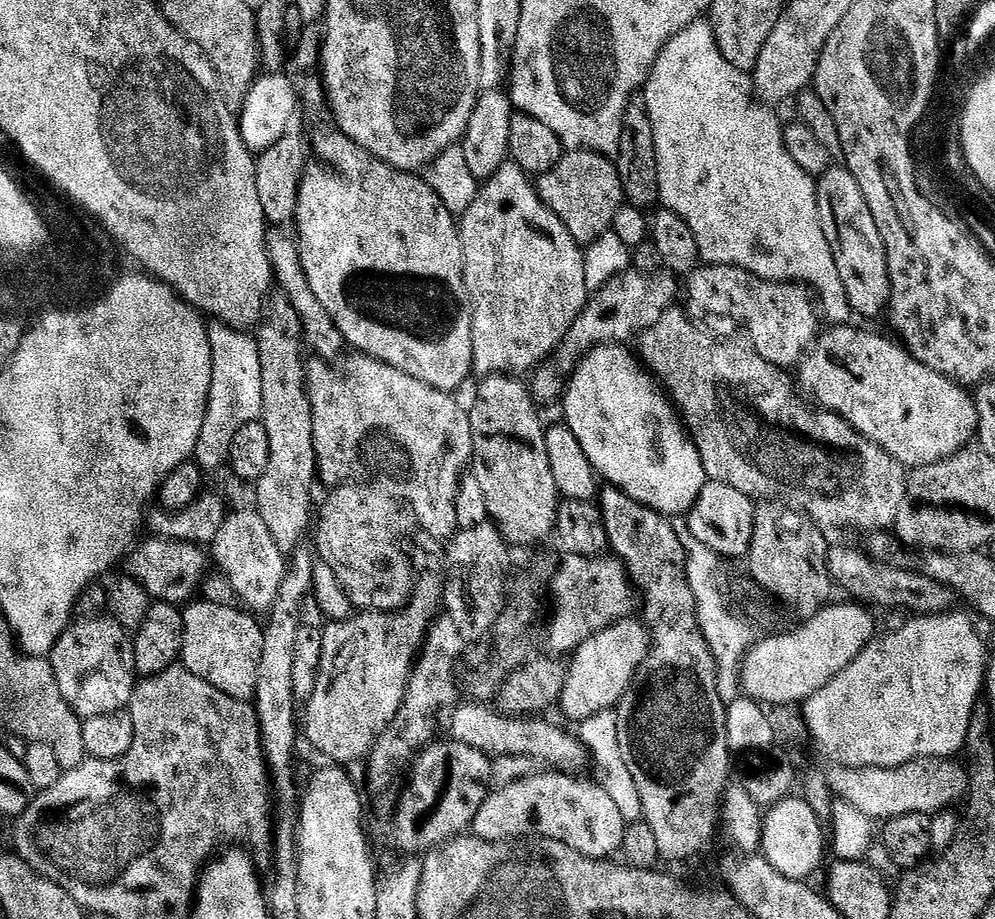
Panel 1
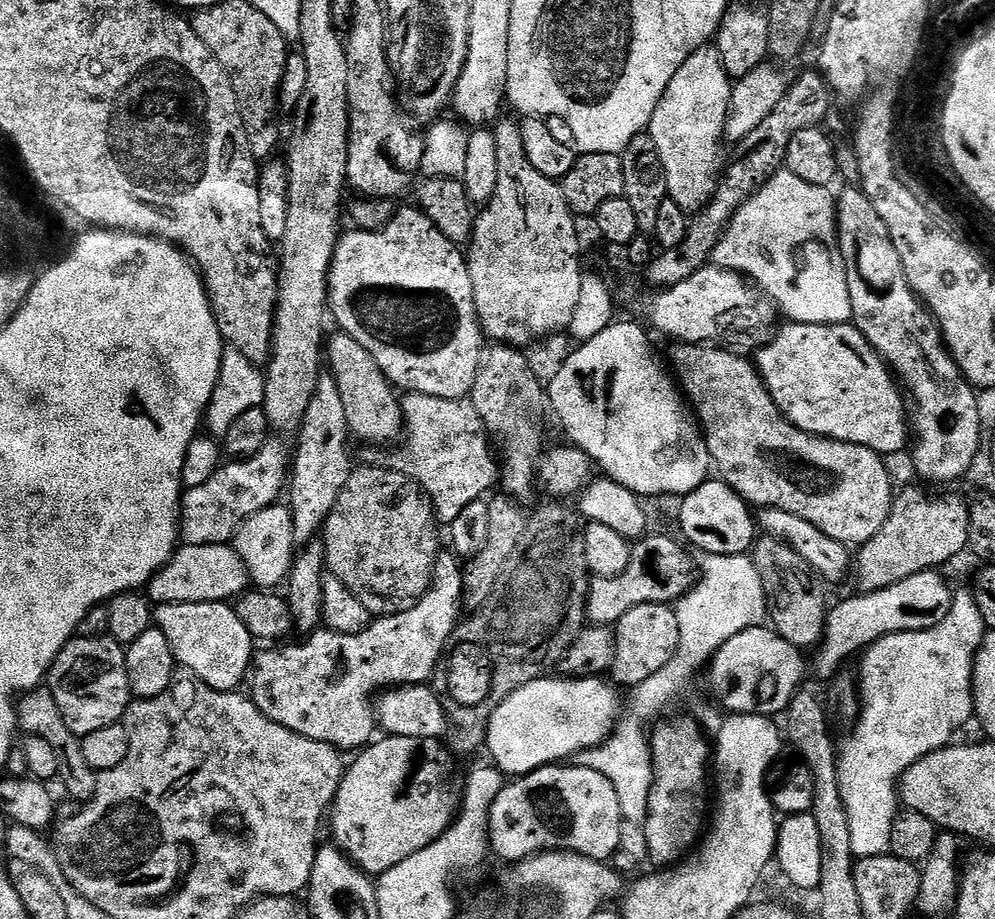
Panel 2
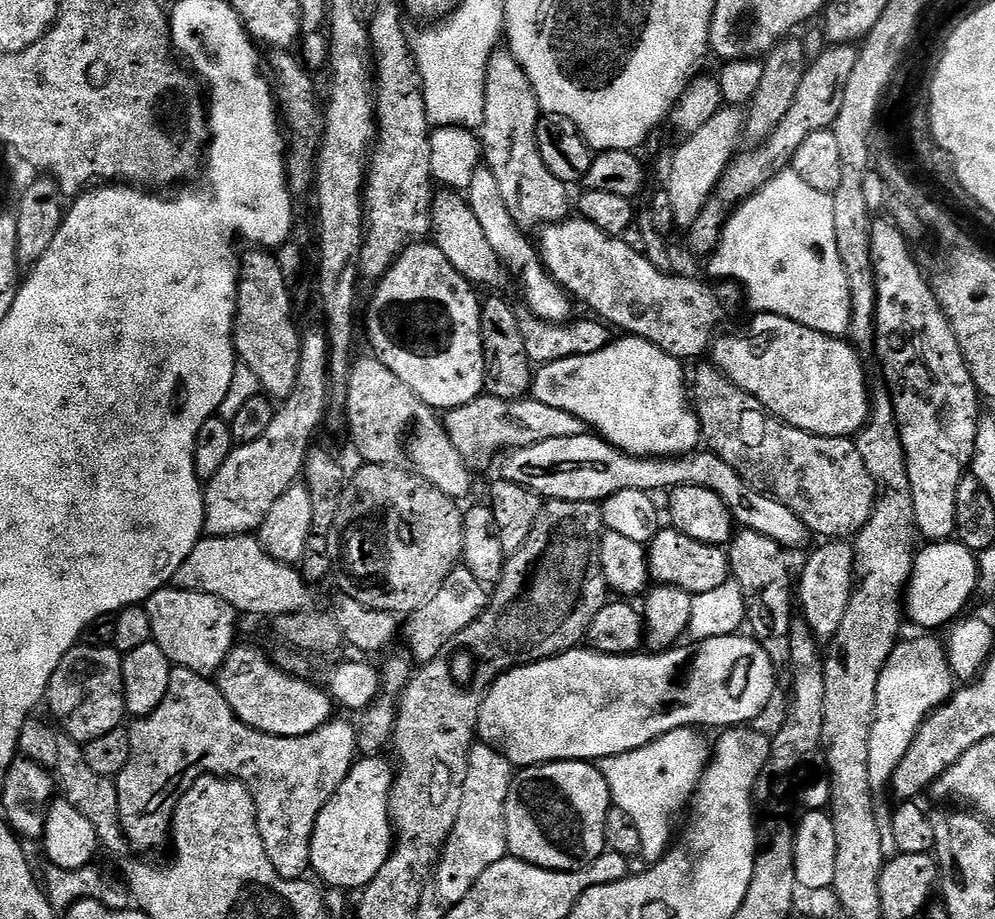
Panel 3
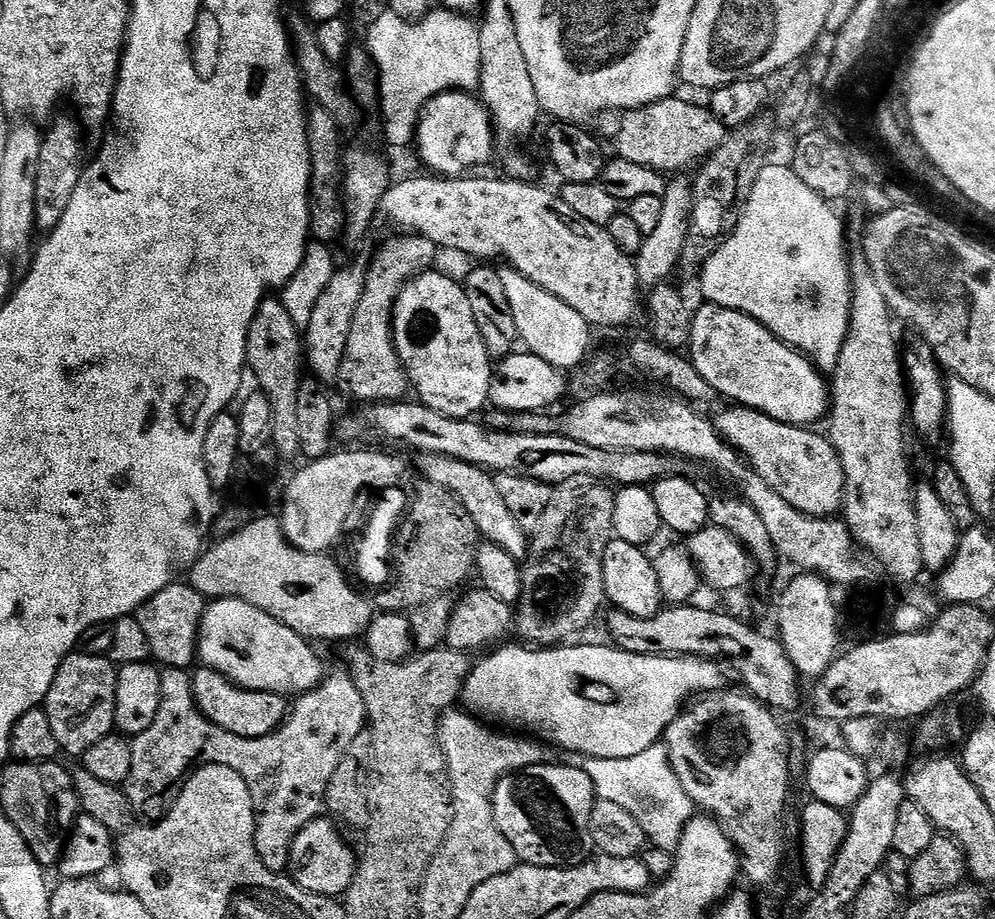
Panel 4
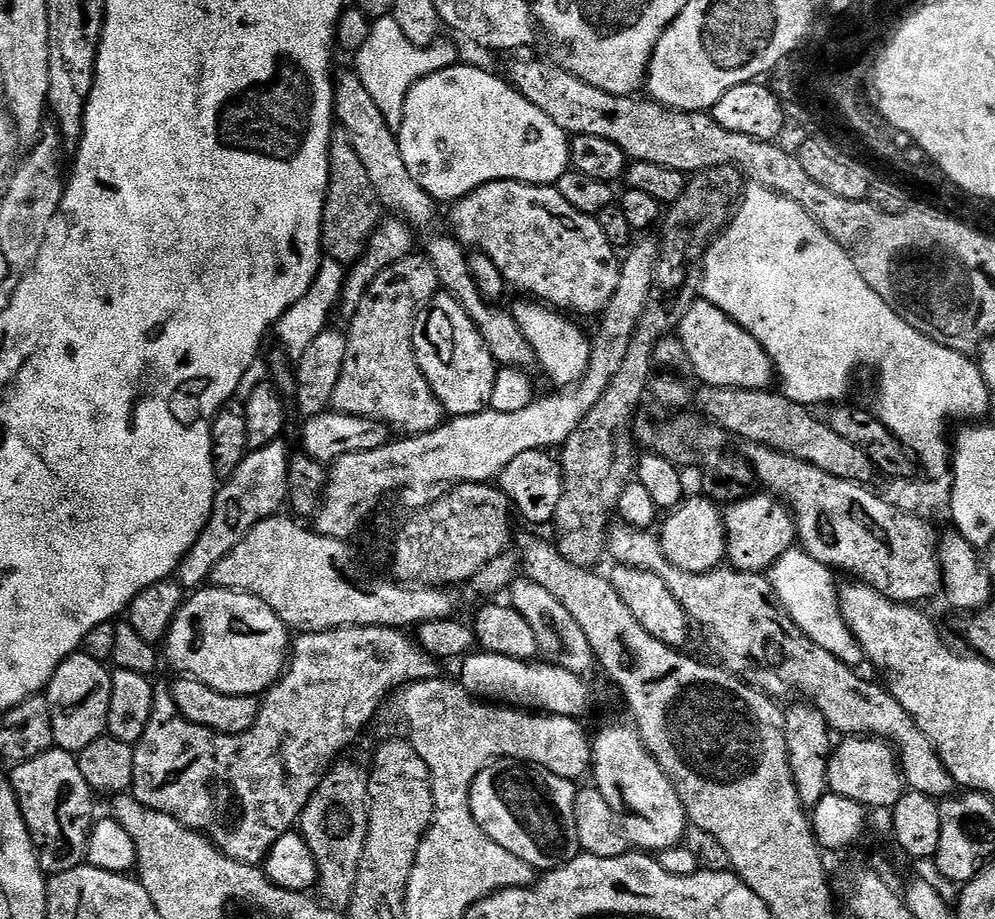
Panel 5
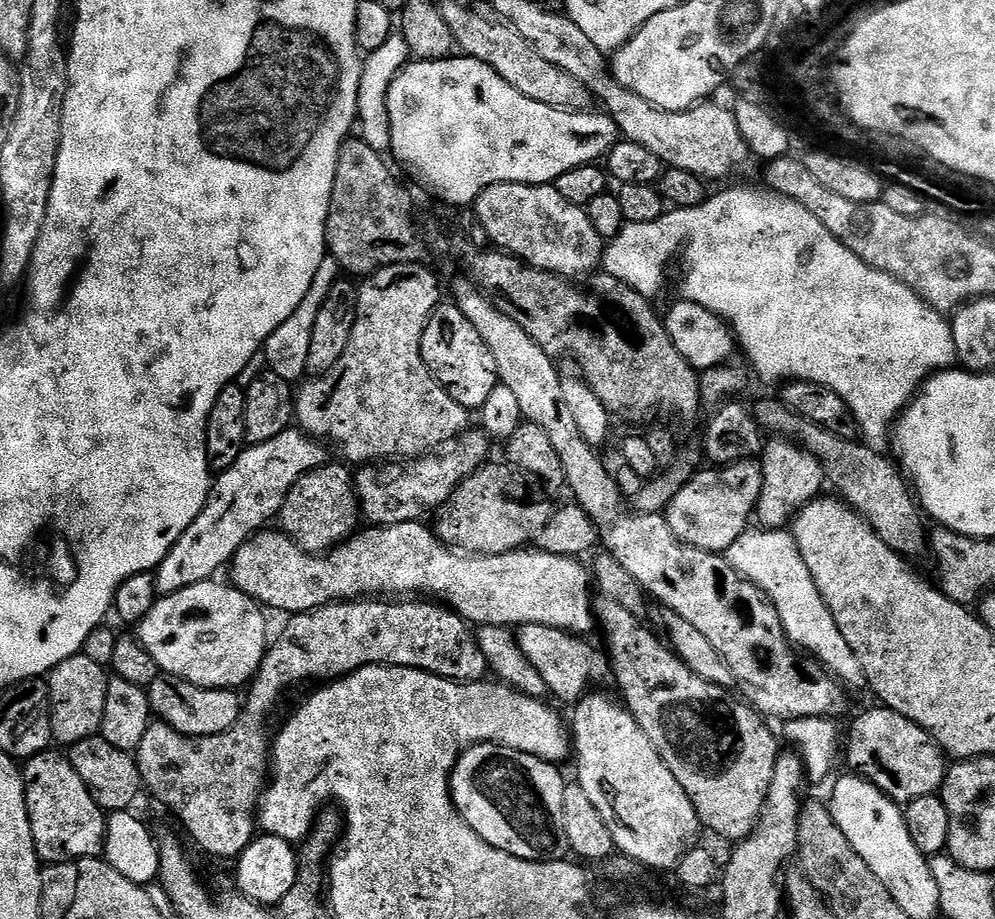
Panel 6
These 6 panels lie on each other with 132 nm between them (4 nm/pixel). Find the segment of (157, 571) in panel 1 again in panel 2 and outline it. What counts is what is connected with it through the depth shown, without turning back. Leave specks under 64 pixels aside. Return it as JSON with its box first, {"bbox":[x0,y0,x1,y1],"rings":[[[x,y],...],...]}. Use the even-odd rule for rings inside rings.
{"bbox":[146,544,250,605],"rings":[[[184,544],[173,552],[168,565],[146,586],[146,595],[153,605],[193,604],[194,602],[232,602],[249,591],[250,579],[246,562],[228,544],[190,546]]]}

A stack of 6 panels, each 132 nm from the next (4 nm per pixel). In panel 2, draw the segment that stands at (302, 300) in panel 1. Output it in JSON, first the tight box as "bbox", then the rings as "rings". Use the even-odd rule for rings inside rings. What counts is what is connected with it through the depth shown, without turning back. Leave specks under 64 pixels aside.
{"bbox":[326,335,406,444],"rings":[[[335,335],[327,337],[326,362],[332,366],[330,374],[335,377],[338,390],[342,393],[349,433],[368,444],[392,444],[399,436],[401,439],[406,432],[406,413],[392,381],[378,366],[378,362],[374,362],[366,346],[349,336]]]}

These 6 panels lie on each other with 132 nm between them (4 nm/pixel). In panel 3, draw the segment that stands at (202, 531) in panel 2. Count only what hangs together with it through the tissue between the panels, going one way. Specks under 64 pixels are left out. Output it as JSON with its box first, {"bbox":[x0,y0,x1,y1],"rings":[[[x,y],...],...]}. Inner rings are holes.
{"bbox":[204,327,332,538],"rings":[[[319,327],[316,328],[310,329],[308,333],[305,331],[303,335],[301,335],[298,378],[294,381],[294,390],[290,390],[288,399],[283,401],[282,406],[277,407],[276,413],[274,414],[274,422],[270,422],[270,427],[266,429],[266,434],[262,438],[258,438],[258,442],[241,444],[233,448],[230,458],[226,458],[226,466],[222,466],[222,470],[218,470],[218,474],[214,474],[214,478],[207,481],[206,487],[204,488],[204,530],[208,536],[226,538],[227,536],[247,536],[255,533],[262,526],[266,514],[270,514],[274,502],[278,502],[278,498],[282,498],[282,494],[286,494],[286,490],[290,490],[292,485],[301,479],[304,471],[304,463],[308,457],[308,450],[313,447],[314,444],[312,435],[319,430],[320,423],[324,420],[324,415],[327,414],[328,408],[330,409],[330,393],[332,391],[332,371],[330,370],[330,346],[328,345],[328,334]]]}

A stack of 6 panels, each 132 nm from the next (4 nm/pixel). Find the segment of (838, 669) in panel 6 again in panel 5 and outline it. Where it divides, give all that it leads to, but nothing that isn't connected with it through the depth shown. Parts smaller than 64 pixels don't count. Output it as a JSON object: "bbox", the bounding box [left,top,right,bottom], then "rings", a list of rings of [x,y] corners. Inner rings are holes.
{"bbox":[766,546,863,667],"rings":[[[793,546],[772,564],[766,575],[776,591],[777,603],[816,645],[829,650],[852,667],[857,667],[858,662],[863,661],[860,645],[856,643],[841,614],[838,584],[834,582],[836,576],[831,569],[811,558],[803,549]]]}

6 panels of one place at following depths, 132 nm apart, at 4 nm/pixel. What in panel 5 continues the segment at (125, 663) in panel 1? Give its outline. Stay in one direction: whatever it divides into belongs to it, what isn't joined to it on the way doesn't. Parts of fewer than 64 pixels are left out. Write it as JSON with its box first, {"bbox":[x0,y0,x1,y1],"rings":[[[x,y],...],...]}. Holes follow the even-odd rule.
{"bbox":[46,651,112,754],"rings":[[[75,651],[58,666],[58,670],[52,675],[52,681],[48,683],[46,695],[52,725],[54,726],[54,745],[73,754],[79,754],[90,746],[100,736],[108,731],[108,715],[110,714],[110,694],[112,693],[112,672],[101,661],[90,658],[82,651]]]}

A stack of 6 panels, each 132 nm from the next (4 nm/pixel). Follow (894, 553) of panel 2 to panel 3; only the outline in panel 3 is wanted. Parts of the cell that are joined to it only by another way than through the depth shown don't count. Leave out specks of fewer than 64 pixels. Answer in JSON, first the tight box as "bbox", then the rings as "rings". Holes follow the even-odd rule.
{"bbox":[798,542,856,642],"rings":[[[824,542],[821,548],[813,547],[807,553],[808,561],[804,569],[798,572],[798,612],[810,626],[817,641],[827,642],[842,626],[846,606],[852,597],[856,574],[856,554],[853,545],[848,542]]]}

